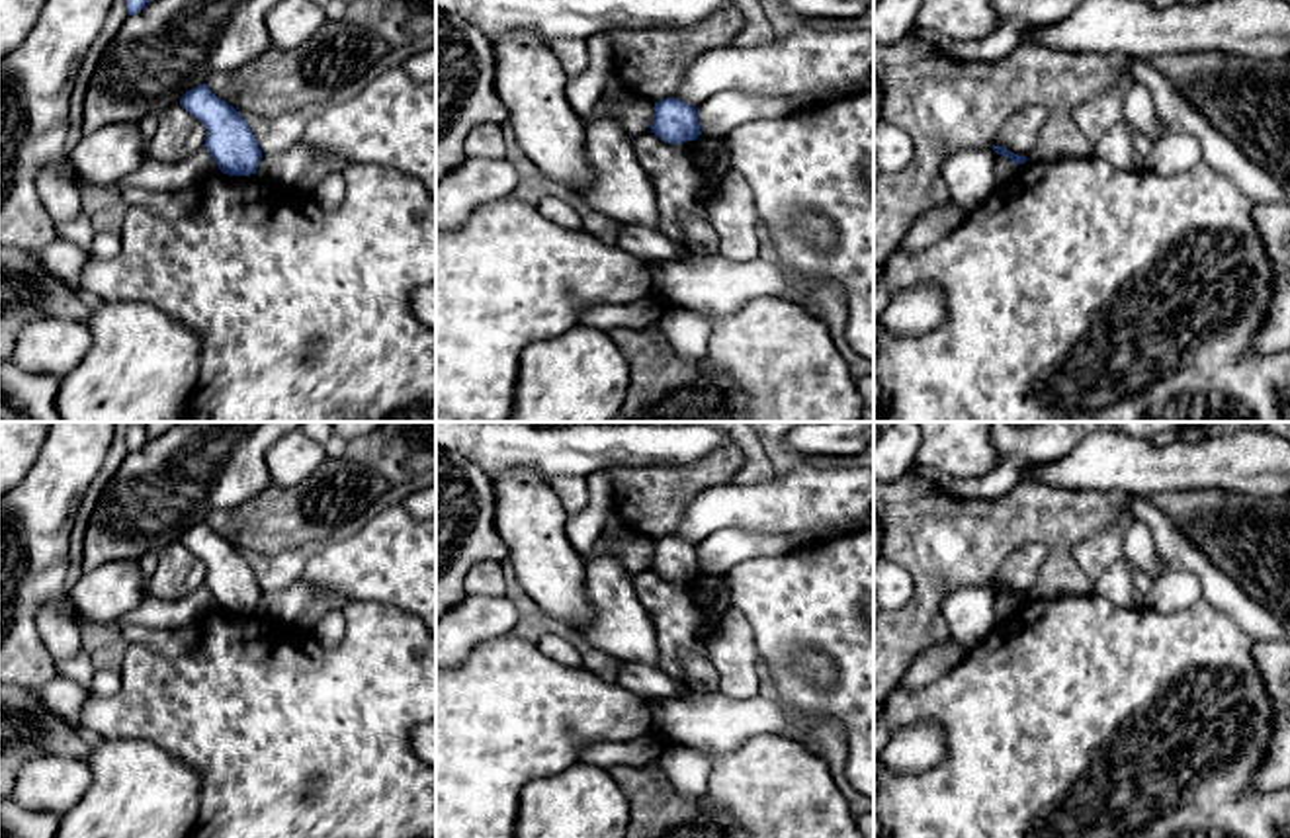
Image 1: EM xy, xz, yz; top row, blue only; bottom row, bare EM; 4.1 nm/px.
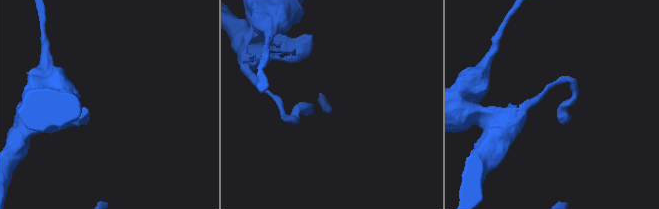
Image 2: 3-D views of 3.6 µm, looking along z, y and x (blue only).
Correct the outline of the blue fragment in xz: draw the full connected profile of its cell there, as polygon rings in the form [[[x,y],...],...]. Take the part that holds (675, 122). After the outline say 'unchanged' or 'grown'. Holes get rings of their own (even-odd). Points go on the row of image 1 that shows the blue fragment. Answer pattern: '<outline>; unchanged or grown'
[[[676,98],[655,102],[651,133],[668,145],[696,141],[702,135],[696,107]]]; unchanged

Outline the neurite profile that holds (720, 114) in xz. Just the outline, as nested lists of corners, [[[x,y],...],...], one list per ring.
[[[725,90],[696,107],[704,137],[725,137],[737,125],[751,119],[784,117],[790,98],[754,96],[743,90]]]

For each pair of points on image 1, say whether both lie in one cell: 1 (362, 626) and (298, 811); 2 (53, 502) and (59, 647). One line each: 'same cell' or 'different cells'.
1: same cell
2: different cells

